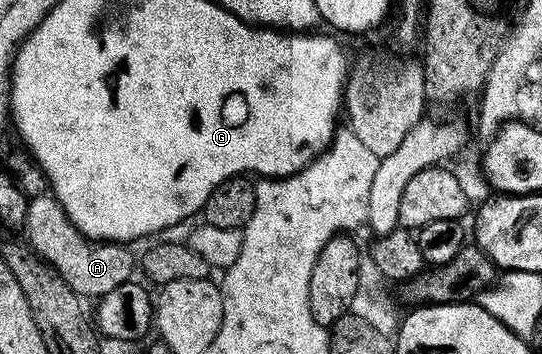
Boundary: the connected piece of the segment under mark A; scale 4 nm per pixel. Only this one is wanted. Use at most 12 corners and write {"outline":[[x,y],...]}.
{"outline":[[52,193],[30,198],[28,246],[82,299],[134,277],[135,254],[89,238]]}

